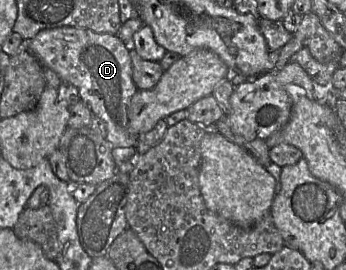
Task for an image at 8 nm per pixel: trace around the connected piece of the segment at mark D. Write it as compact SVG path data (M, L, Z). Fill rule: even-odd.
M58 27L41 30L33 39L25 40L27 48L42 64L53 70L62 81L70 82L77 87L82 100L106 124L105 139L115 147L135 147L137 138L129 133L128 107L131 98L136 94L136 87L132 78L132 65L126 44L117 35L97 33L80 27Z

